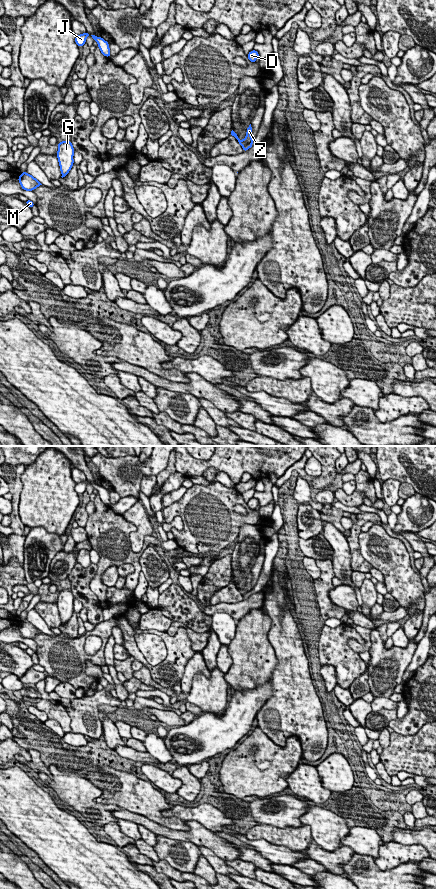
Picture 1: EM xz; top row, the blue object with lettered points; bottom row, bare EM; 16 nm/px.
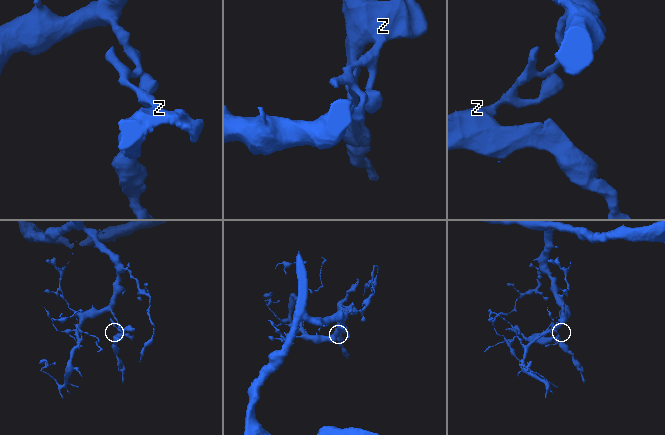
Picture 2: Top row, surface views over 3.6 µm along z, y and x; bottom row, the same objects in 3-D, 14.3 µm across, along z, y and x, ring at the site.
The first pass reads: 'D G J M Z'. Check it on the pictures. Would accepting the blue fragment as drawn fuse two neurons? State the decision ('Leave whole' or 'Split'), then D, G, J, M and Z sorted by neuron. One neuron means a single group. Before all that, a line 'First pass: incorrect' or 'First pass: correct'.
First pass: incorrect
Split. Groups: D Z / G J M

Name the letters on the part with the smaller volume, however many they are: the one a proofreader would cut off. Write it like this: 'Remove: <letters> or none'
Remove: D, Z

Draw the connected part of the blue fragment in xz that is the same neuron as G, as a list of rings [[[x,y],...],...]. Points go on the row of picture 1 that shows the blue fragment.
[[[71,141],[58,142],[57,158],[60,166],[62,178],[72,169],[74,163],[74,148]]]

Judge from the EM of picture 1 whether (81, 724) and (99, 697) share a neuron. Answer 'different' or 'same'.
same

